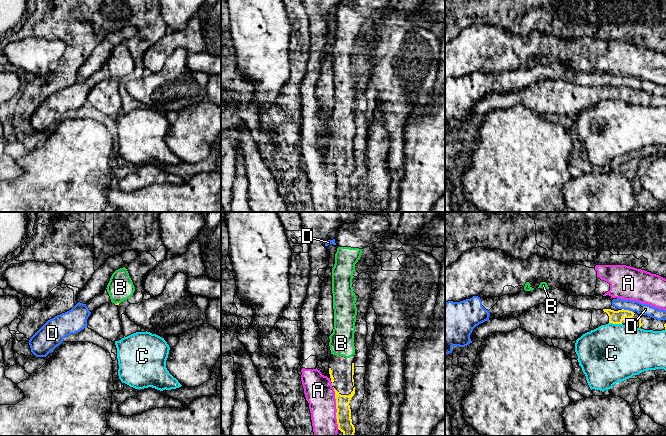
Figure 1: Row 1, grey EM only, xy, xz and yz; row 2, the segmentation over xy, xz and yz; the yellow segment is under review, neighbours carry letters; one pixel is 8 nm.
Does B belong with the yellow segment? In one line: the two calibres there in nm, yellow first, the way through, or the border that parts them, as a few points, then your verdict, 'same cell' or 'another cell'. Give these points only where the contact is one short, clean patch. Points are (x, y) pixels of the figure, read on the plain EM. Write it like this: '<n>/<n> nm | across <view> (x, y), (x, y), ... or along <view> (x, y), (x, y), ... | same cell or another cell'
20/200 nm | same cell

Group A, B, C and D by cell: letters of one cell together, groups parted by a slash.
A / B / C / D

